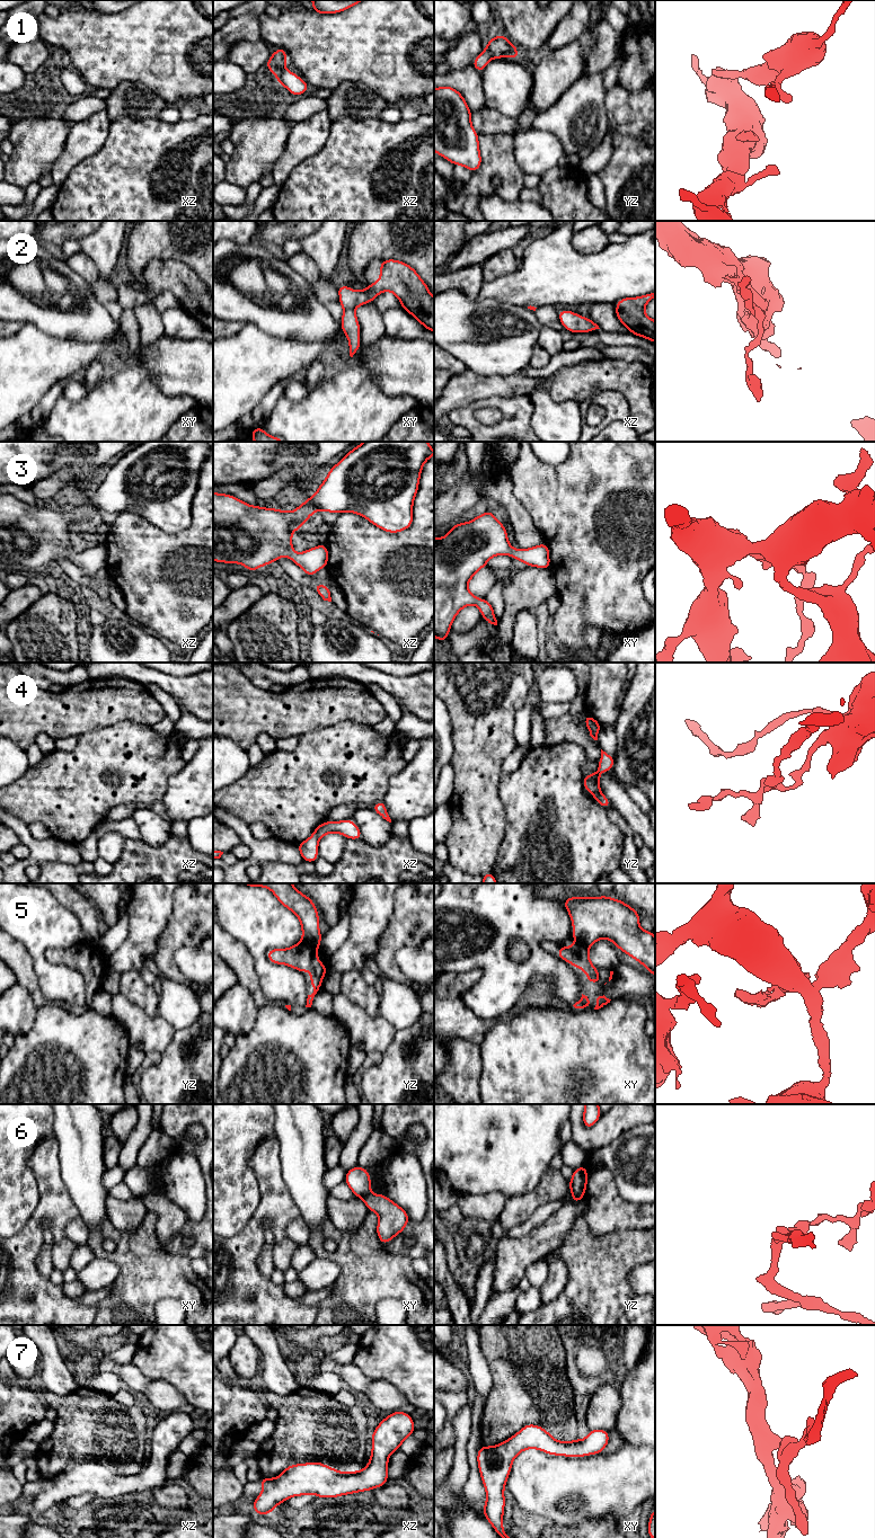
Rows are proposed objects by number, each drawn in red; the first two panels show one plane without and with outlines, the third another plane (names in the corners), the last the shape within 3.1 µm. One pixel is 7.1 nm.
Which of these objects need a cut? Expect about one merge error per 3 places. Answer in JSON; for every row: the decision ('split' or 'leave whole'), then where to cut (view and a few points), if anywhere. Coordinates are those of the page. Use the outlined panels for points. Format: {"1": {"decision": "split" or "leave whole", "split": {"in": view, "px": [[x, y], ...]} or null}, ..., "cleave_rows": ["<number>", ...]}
{"1": {"decision": "leave whole", "split": null}, "2": {"decision": "leave whole", "split": null}, "3": {"decision": "leave whole", "split": null}, "4": {"decision": "split", "split": {"in": "xz", "px": [[324, 823], [317, 830], [319, 838]]}}, "5": {"decision": "split", "split": {"in": "yz", "px": [[301, 941], [316, 948]]}}, "6": {"decision": "split", "split": {"in": "xy", "px": [[369, 1192], [363, 1198]]}}, "7": {"decision": "leave whole", "split": null}, "cleave_rows": ["4", "5", "6"]}

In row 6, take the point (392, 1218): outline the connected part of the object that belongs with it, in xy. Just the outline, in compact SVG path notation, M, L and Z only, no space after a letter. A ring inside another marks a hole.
M369 1193L363 1201L370 1211L379 1215L377 1234L381 1244L387 1244L396 1235L403 1233L410 1220L407 1212L387 1195Z

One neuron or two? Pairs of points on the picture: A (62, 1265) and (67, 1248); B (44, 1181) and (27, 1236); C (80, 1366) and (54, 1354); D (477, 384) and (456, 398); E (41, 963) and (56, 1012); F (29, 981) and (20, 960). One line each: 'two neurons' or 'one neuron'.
A: one neuron
B: one neuron
C: two neurons
D: one neuron
E: two neurons
F: one neuron

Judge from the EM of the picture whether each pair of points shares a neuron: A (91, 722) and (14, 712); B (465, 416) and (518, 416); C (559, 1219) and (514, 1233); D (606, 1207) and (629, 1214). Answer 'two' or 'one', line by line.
A: one
B: one
C: two
D: one

